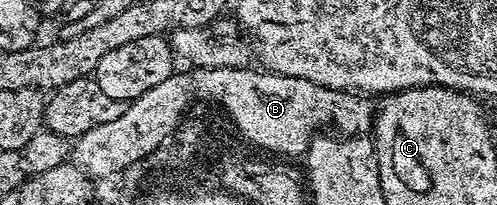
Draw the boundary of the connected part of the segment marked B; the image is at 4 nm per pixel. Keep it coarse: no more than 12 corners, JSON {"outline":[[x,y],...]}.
{"outline":[[232,65],[174,71],[74,141],[120,175],[213,101],[265,154],[359,137],[359,92]]}

